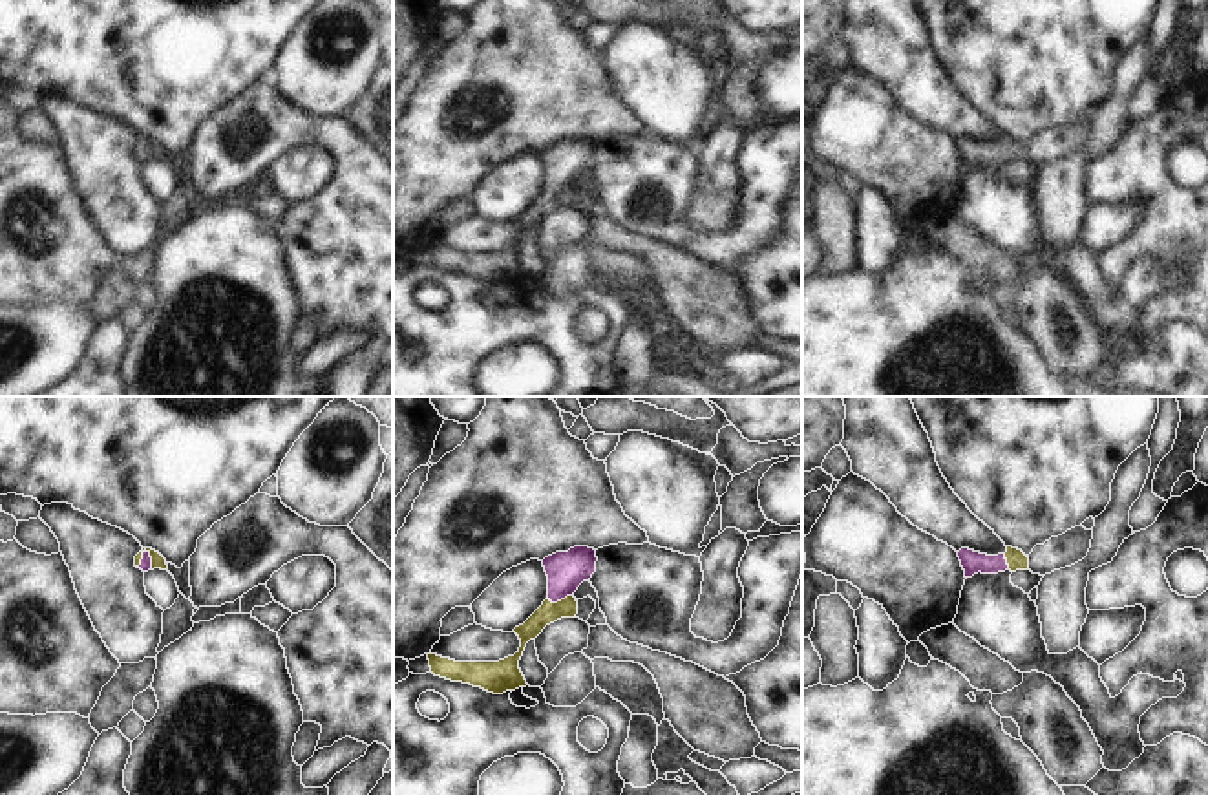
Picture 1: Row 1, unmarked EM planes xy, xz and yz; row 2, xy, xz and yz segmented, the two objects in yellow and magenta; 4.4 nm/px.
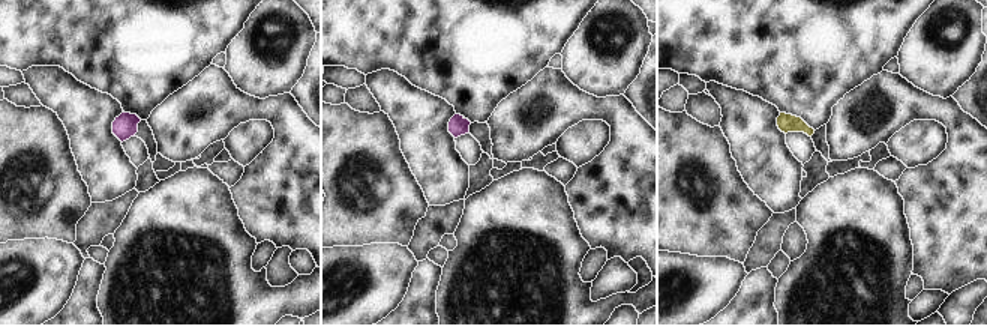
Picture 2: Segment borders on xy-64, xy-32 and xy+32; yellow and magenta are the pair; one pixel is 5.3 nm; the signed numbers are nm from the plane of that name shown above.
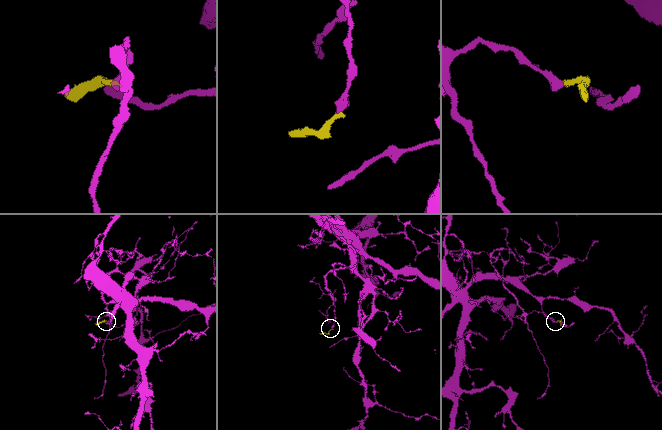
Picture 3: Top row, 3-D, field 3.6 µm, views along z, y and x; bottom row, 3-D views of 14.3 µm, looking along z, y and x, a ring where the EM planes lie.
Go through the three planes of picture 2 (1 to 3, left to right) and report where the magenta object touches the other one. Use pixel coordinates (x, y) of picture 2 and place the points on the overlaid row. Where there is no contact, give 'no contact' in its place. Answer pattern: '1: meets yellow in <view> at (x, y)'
1: no contact
2: no contact
3: no contact

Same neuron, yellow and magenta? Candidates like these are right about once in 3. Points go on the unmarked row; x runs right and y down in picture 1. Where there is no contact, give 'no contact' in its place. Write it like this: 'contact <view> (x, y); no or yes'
contact xz (561, 190); yes

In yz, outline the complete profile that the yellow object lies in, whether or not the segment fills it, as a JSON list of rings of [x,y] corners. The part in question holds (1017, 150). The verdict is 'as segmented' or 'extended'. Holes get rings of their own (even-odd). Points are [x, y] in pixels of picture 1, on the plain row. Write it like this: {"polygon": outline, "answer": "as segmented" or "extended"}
{"polygon": [[[1007,137],[1005,144],[987,146],[969,139],[961,139],[958,143],[961,157],[965,161],[965,168],[972,168],[974,164],[998,164],[998,163],[1016,163],[1029,161],[1029,148],[1012,137]]], "answer": "extended"}

